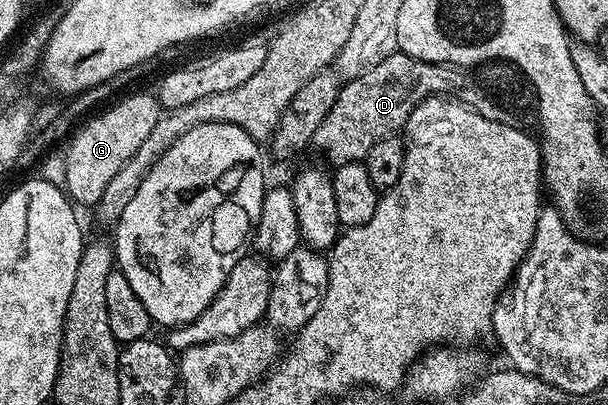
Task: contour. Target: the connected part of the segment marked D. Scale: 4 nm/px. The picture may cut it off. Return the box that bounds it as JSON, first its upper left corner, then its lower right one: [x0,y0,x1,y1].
[313,50,512,168]

